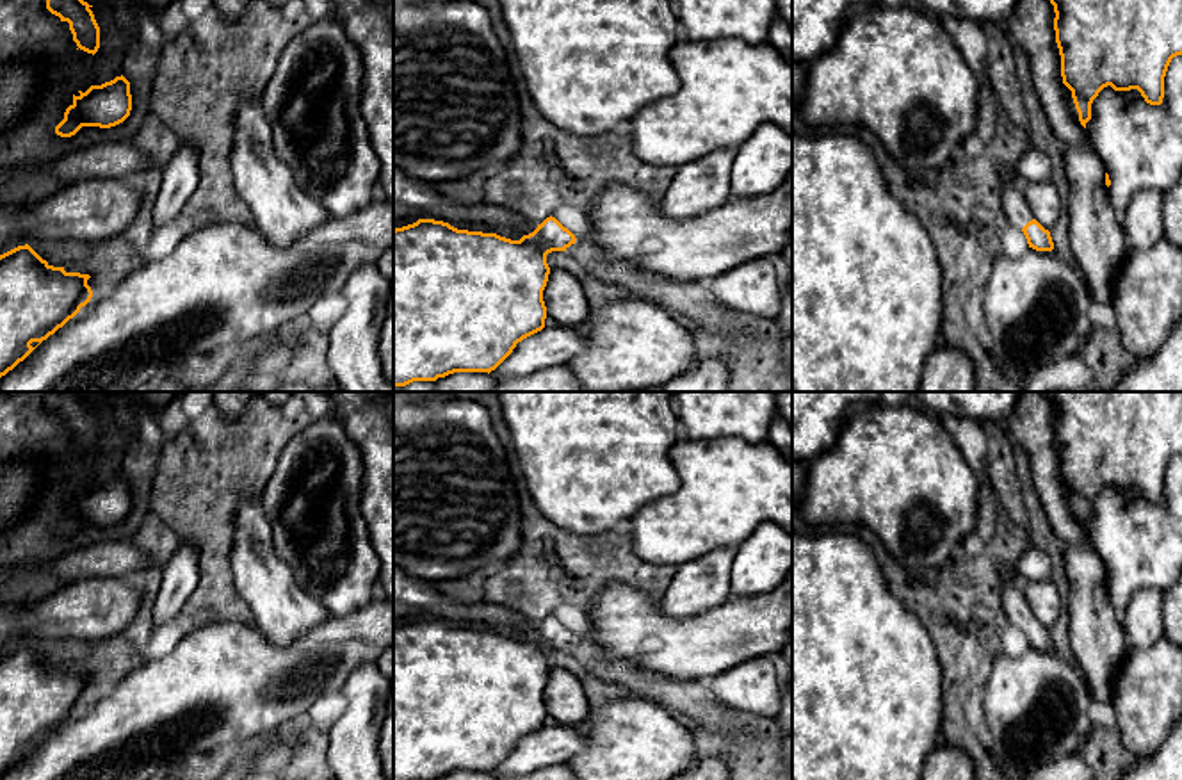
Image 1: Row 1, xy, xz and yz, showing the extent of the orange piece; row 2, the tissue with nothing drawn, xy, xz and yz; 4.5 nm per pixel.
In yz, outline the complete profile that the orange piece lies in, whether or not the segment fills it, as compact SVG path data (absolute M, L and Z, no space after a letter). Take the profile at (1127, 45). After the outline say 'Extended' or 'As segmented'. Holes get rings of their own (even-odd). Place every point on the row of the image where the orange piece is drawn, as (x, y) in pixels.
M1050 0L1063 84L1072 91L1079 121L1086 128L1091 103L1111 85L1137 89L1146 103L1161 105L1164 77L1173 57L1182 55L1182 0Z. As segmented

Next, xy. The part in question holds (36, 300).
M28 244L0 255L0 378L91 301L89 278L50 265Z. As segmented

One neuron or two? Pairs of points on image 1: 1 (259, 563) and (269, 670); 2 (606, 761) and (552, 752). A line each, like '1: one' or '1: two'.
1: two
2: two

